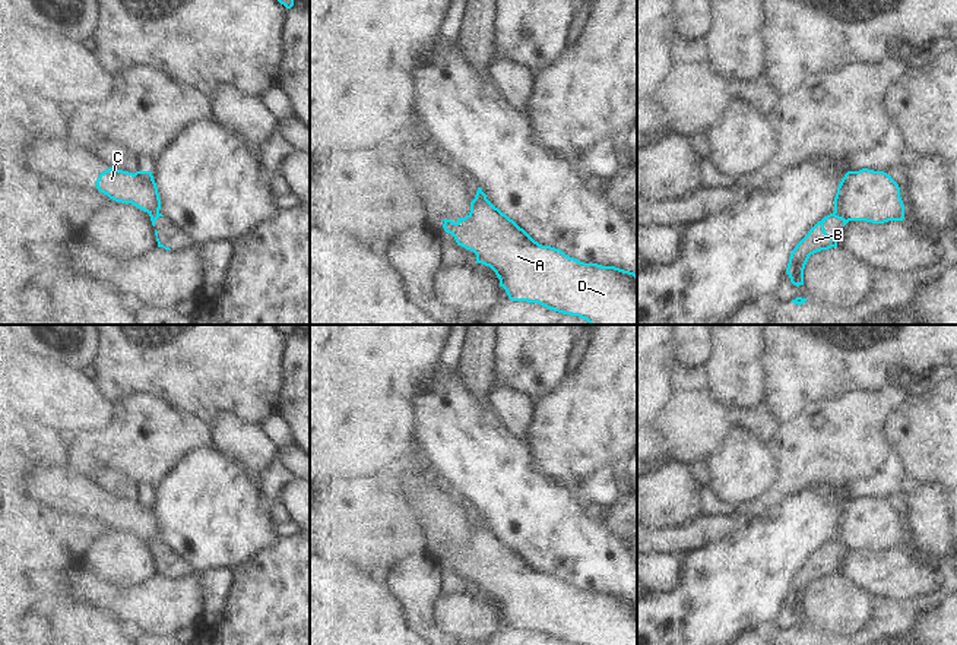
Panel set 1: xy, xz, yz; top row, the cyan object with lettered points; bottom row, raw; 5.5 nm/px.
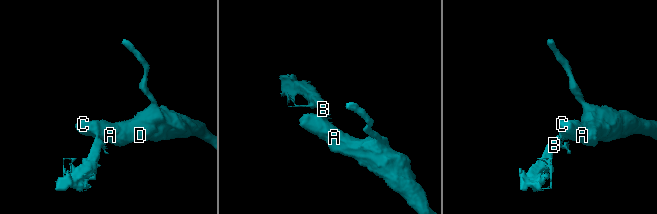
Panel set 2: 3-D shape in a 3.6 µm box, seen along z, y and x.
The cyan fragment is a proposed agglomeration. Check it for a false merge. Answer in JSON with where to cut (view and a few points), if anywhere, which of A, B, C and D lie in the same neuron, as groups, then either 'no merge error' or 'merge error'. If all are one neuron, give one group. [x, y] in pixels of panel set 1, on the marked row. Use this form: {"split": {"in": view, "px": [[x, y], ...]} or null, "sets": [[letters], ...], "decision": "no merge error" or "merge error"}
{"split": {"in": "yz", "px": [[835, 211], [851, 220]]}, "sets": [["A", "C", "D"], ["B"]], "decision": "merge error"}

